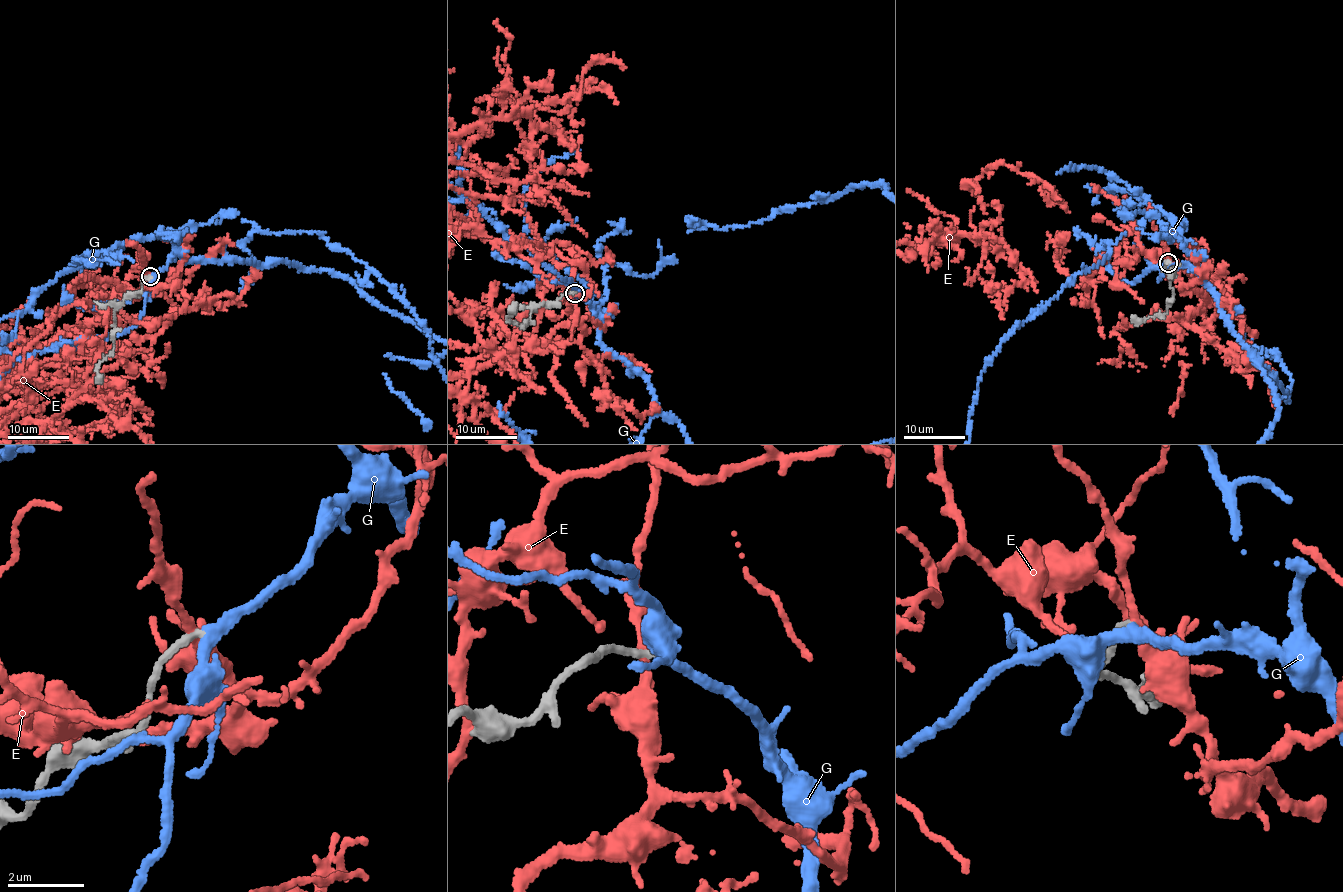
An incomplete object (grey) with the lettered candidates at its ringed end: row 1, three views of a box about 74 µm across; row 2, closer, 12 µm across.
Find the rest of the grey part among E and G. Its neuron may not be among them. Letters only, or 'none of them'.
G

